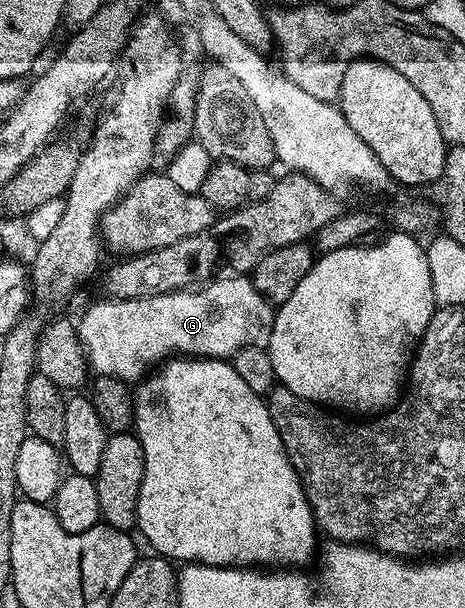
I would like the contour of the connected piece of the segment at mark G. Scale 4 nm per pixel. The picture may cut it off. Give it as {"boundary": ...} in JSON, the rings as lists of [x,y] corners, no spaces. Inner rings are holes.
{"boundary":[[[225,274],[179,292],[134,300],[101,298],[82,314],[75,327],[88,367],[97,376],[117,376],[133,382],[142,375],[141,367],[148,360],[160,361],[178,354],[211,360],[231,358],[240,348],[264,341],[273,329],[274,315],[274,305],[255,290],[248,275]]]}

